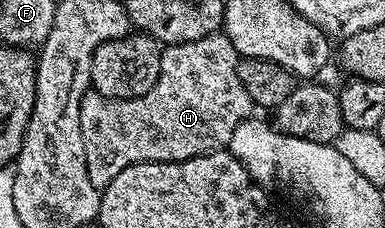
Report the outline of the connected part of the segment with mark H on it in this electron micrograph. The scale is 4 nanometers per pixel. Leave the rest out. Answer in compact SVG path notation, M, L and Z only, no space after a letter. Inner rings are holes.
M225 33L200 37L200 41L184 41L162 47L160 73L156 85L146 95L135 99L106 99L100 92L87 90L80 101L80 133L84 137L84 153L88 165L88 181L96 188L107 187L131 163L179 163L209 151L225 148L236 125L251 118L255 105L248 97L238 76L239 53Z

